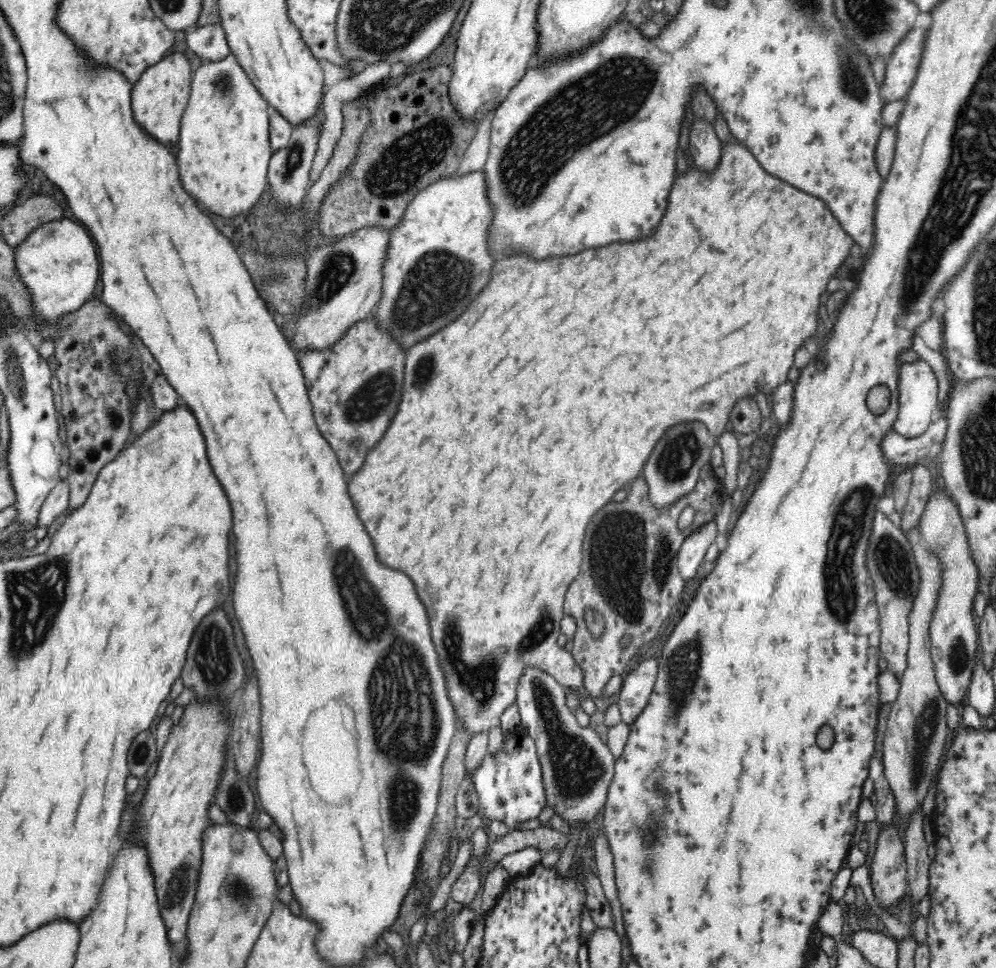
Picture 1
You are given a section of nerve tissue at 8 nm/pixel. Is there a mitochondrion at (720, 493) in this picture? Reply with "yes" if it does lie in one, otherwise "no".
no

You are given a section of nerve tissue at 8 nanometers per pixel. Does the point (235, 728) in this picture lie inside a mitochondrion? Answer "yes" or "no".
no

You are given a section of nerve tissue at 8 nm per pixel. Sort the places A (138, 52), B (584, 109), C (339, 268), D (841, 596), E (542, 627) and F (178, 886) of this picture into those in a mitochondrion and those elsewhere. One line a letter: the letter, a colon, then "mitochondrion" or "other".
A: other
B: mitochondrion
C: mitochondrion
D: mitochondrion
E: mitochondrion
F: mitochondrion

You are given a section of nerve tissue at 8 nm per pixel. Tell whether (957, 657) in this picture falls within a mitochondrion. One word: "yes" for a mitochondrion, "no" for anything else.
yes

